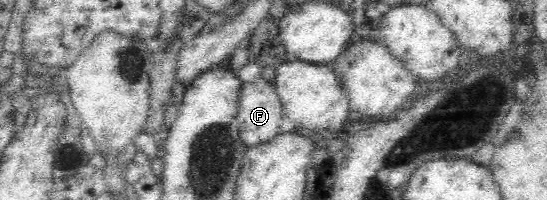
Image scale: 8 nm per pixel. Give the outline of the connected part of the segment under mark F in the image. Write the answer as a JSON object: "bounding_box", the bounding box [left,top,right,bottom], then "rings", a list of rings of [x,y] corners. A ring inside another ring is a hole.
{"bounding_box":[236,78,287,149],"rings":[[[267,78],[243,83],[239,91],[236,120],[247,149],[276,138],[287,127],[277,91]]]}

